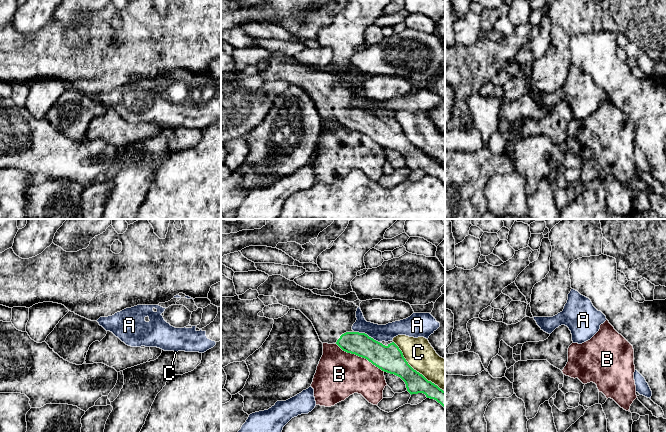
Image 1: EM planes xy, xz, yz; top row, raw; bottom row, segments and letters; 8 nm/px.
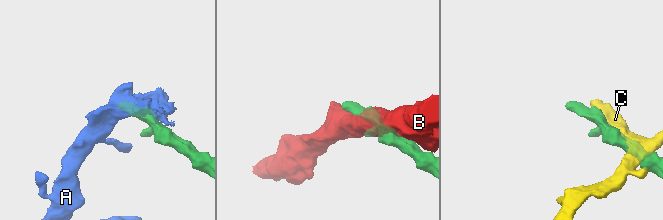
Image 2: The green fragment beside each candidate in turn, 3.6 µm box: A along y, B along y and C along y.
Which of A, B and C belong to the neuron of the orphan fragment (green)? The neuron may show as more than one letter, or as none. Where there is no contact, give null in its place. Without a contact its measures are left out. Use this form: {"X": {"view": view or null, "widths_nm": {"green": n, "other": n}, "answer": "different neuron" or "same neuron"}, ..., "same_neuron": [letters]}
{"A": {"view": "xz", "widths_nm": {"green": 200, "other": 130}, "answer": "different neuron"}, "B": {"view": "xz", "widths_nm": {"green": 220, "other": 380}, "answer": "different neuron"}, "C": {"view": "xz", "widths_nm": {"green": 220, "other": 240}, "answer": "different neuron"}, "same_neuron": []}

